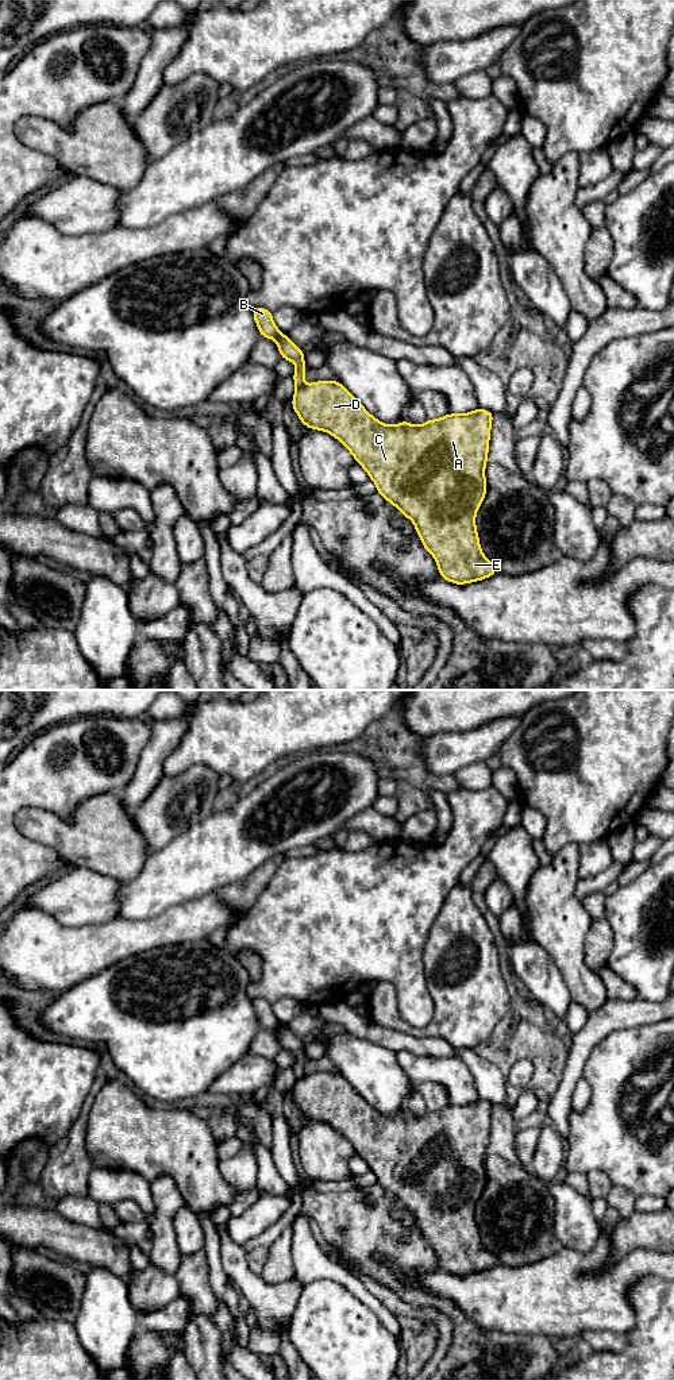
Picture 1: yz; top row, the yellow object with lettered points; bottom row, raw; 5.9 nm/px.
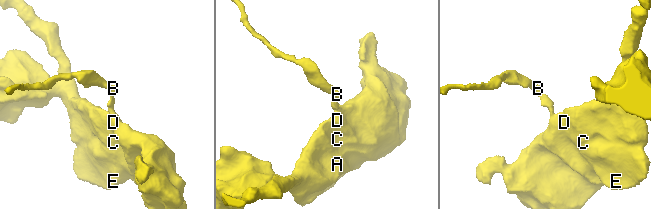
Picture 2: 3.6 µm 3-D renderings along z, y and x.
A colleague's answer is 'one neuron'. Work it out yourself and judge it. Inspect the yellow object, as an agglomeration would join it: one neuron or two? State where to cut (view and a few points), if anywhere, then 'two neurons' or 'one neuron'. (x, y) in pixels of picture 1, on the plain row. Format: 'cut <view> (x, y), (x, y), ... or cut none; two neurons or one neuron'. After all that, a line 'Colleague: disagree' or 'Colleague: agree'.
cut yz (304, 1076), (296, 1080); two neurons
Colleague: disagree

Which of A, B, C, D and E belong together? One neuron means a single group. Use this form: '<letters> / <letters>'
A C D E / B

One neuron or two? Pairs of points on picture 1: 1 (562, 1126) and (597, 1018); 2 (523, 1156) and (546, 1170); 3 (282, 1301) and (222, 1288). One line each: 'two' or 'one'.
1: one
2: two
3: two

